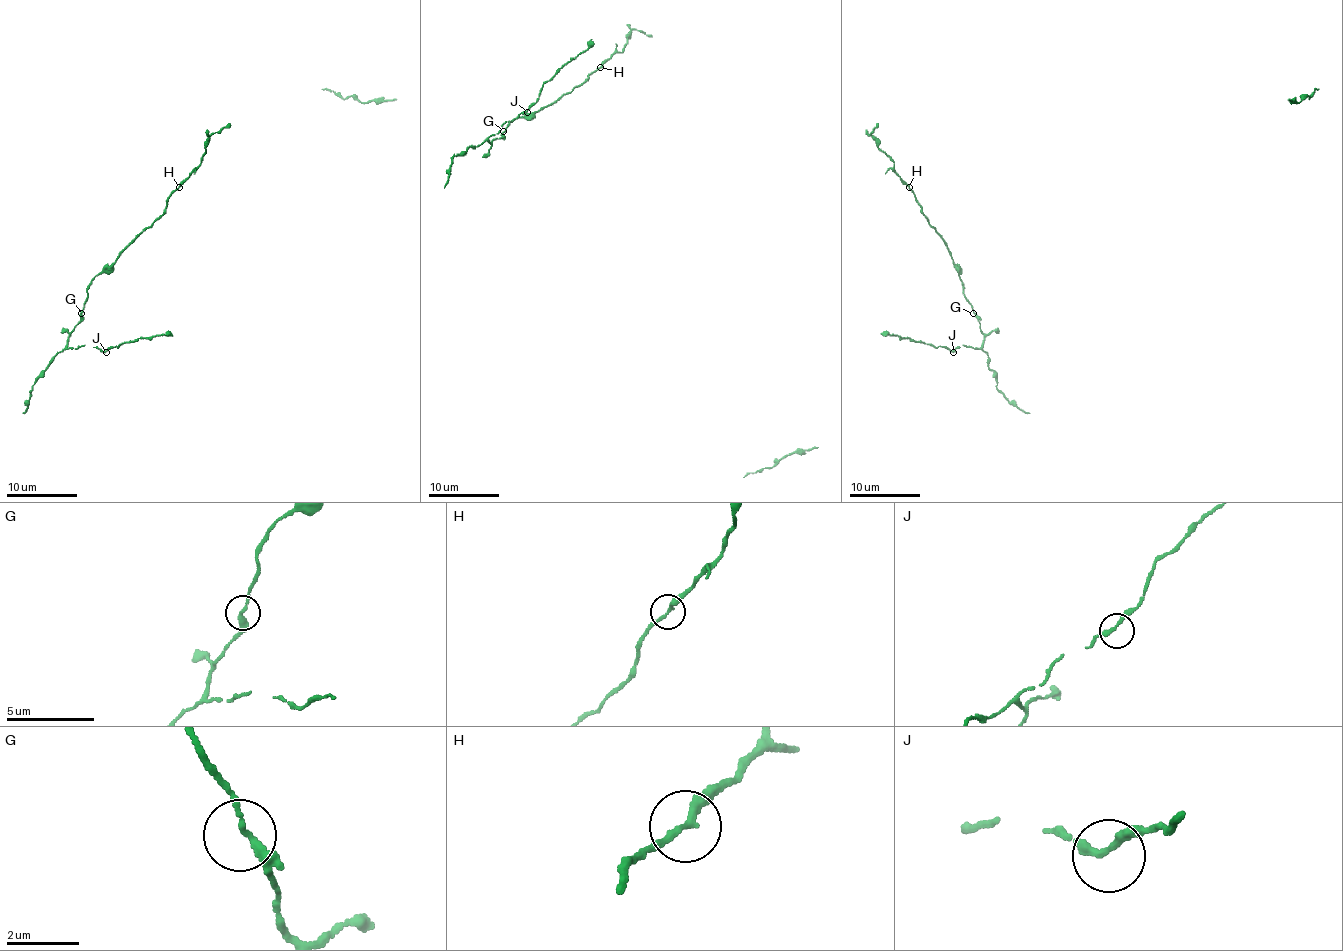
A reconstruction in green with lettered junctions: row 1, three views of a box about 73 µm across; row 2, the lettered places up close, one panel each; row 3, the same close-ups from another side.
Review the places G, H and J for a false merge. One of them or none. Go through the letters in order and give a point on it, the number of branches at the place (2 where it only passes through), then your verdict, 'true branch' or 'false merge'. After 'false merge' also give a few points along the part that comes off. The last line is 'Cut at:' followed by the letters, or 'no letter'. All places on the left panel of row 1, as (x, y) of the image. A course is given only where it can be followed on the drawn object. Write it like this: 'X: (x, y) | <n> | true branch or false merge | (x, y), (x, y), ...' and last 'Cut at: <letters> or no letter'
G: (81, 313) | 2 | true branch
H: (179, 187) | 2 | false merge | (178, 186), (201, 162), (205, 142), (231, 125)
J: (106, 352) | 2 | true branch
Cut at: H

